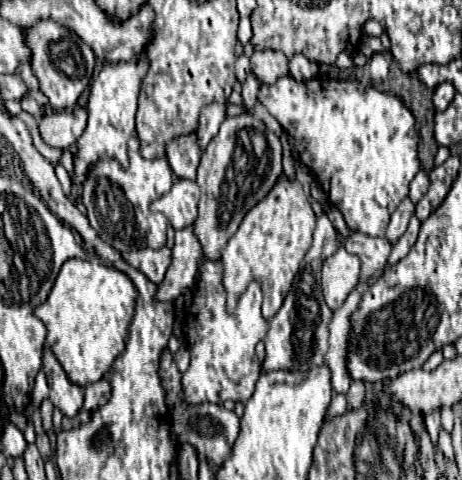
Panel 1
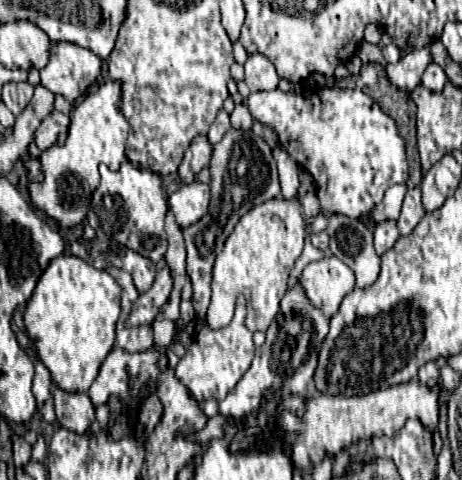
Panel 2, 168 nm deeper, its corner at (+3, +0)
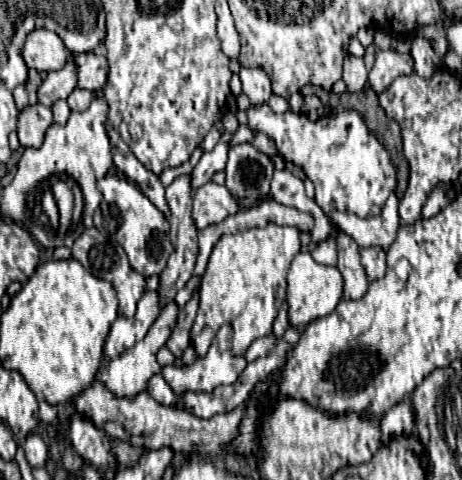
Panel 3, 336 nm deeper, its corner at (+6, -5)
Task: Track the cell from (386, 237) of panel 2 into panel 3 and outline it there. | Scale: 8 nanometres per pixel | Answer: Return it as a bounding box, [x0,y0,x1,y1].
[361,247,385,281]

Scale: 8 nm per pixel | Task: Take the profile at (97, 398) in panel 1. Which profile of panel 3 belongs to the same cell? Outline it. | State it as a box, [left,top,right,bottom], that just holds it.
[97,301,177,399]

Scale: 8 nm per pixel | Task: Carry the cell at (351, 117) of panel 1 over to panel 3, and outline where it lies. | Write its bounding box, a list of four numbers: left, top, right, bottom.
[247,103,397,217]

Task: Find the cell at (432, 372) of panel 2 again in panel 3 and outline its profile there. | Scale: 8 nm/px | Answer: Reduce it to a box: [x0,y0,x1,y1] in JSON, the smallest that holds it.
[381,399,415,443]

